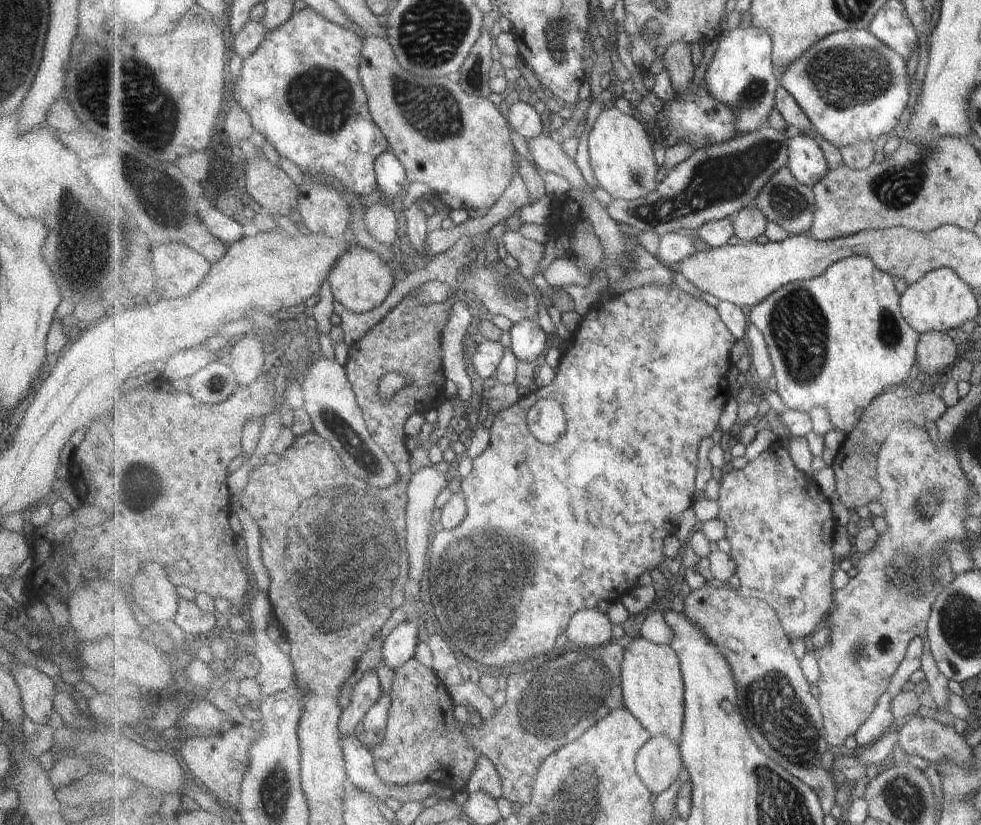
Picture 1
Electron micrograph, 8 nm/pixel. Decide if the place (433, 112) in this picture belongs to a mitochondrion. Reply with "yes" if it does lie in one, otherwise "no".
yes

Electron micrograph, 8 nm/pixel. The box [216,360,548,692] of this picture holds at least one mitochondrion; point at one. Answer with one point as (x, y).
(321, 558)

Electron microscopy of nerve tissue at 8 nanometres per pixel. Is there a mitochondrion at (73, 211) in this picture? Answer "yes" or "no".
yes

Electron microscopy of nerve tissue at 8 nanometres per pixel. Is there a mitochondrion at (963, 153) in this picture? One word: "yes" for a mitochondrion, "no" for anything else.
no

